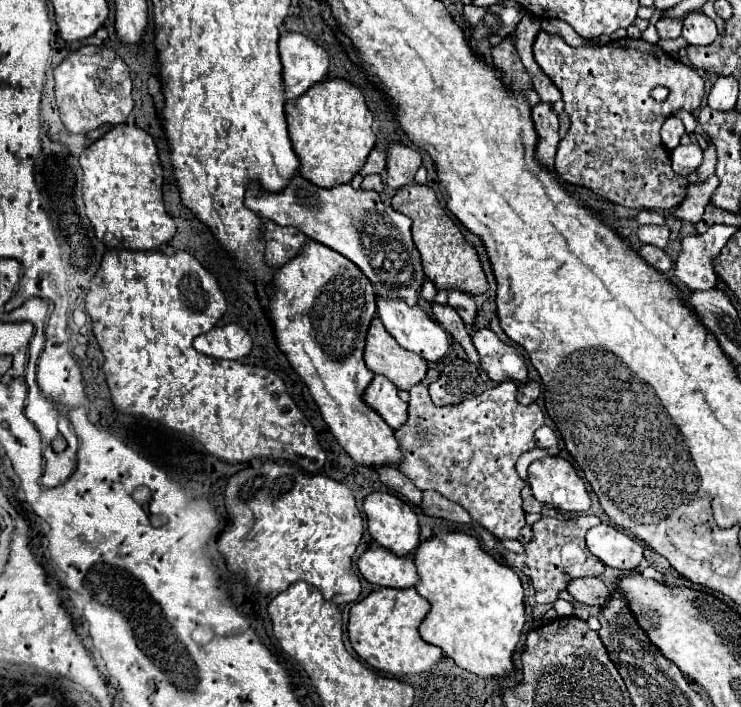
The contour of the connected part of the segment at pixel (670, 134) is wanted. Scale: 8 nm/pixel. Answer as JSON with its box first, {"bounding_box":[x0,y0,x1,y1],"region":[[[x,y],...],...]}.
{"bounding_box":[661,117,685,151],"region":[[[669,117],[661,127],[661,141],[669,151],[679,145],[683,135],[685,135],[685,127],[683,127],[681,119],[677,119],[677,117]]]}

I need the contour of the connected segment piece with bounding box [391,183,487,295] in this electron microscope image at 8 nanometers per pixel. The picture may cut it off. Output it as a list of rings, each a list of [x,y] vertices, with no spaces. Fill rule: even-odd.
[[[411,183],[409,187],[397,191],[391,199],[391,207],[401,211],[403,215],[413,219],[413,241],[421,251],[425,275],[435,283],[437,289],[457,289],[467,295],[481,295],[487,291],[487,279],[481,269],[481,261],[475,249],[463,239],[461,231],[453,223],[449,215],[445,215],[443,207],[437,201],[437,195],[431,187]]]

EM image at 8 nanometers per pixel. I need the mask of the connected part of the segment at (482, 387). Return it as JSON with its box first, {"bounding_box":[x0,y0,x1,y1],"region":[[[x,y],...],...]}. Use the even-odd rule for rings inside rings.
{"bounding_box":[429,359,491,405],"region":[[[453,359],[445,365],[439,381],[429,385],[435,405],[455,405],[465,399],[477,397],[491,389],[491,381],[483,381],[477,367],[465,359]]]}

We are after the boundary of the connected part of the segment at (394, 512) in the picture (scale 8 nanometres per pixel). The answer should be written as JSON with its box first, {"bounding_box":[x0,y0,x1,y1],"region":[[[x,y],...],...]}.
{"bounding_box":[363,491,419,557],"region":[[[377,491],[371,493],[365,503],[363,509],[367,513],[367,529],[373,537],[373,541],[377,541],[381,547],[393,551],[399,557],[405,557],[409,553],[413,553],[419,547],[419,523],[417,523],[417,513],[415,509],[405,503],[403,499],[399,499],[393,493],[385,493],[385,491]]]}

